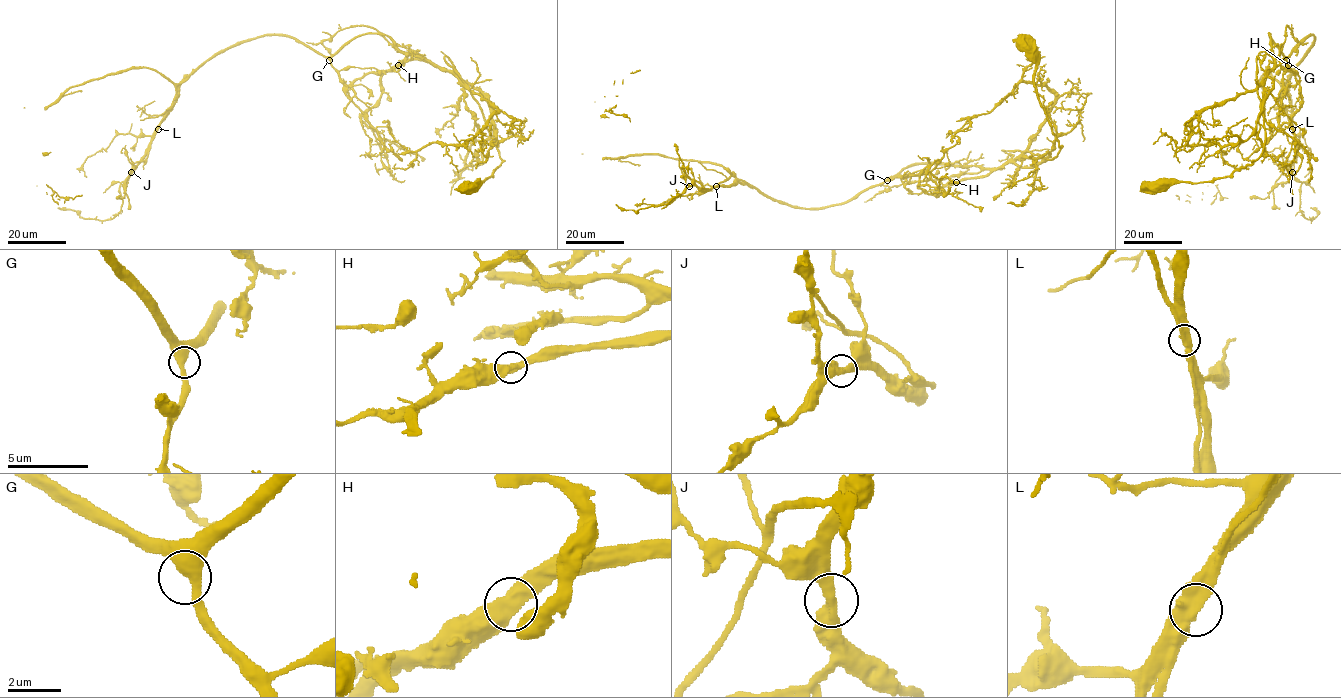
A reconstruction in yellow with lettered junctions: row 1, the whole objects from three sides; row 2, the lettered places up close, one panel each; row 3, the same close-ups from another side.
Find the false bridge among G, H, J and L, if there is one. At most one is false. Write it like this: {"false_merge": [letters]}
{"false_merge": ["L"]}

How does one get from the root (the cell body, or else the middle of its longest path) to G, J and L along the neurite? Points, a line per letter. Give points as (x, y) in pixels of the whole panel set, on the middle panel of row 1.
G: (1027, 44), (1036, 55), (1036, 94), (1060, 148), (1054, 158), (1023, 151), (997, 168), (911, 164), (887, 180)
J: (1027, 44), (1060, 148), (1054, 158), (1023, 151), (997, 168), (912, 164), (819, 208), (739, 182), (689, 186)
L: (1027, 44), (1060, 148), (1054, 158), (1023, 151), (997, 168), (912, 164), (819, 208), (743, 183), (716, 187)

